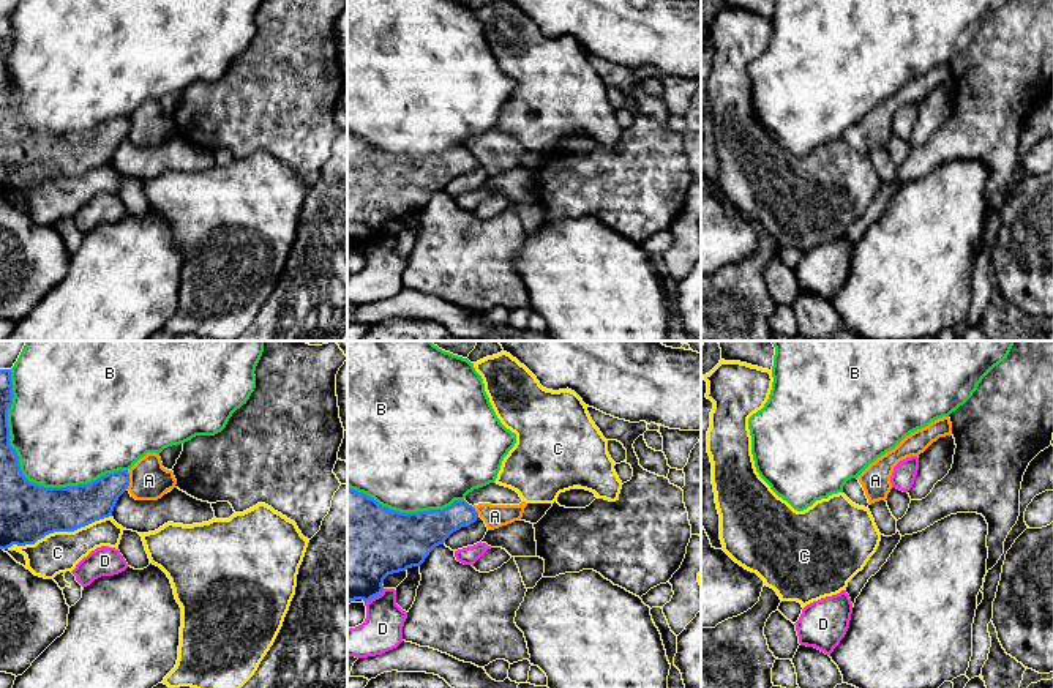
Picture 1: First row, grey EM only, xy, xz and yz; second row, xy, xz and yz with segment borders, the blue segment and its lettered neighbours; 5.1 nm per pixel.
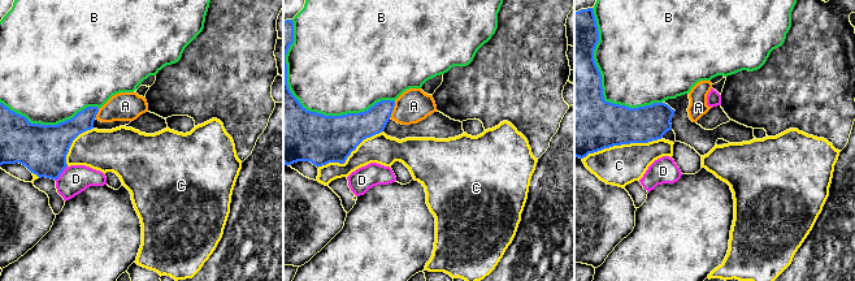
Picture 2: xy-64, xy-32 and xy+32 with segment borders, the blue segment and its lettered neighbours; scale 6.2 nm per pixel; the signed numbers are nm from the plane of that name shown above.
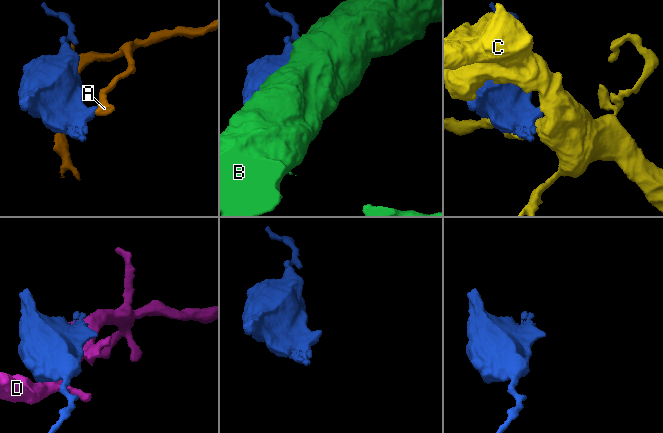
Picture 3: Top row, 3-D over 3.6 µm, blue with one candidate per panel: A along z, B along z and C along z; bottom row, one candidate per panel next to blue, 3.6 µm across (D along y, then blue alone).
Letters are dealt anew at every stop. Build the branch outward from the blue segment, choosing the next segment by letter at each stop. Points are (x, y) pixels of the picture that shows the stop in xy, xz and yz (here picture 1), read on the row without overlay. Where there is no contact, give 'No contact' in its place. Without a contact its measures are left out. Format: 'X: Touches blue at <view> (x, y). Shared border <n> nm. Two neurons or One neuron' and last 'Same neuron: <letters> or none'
A: Touches blue at xy (128, 127). Shared border 100 nm. Two neurons
B: Touches blue at xy (22, 120). Shared border 800 nm. Two neurons
C: Touches blue at xy (59, 177). Shared border 550 nm. Two neurons
D: Touches blue at xz (374, 242). Shared border 130 nm. Two neurons
Same neuron: none

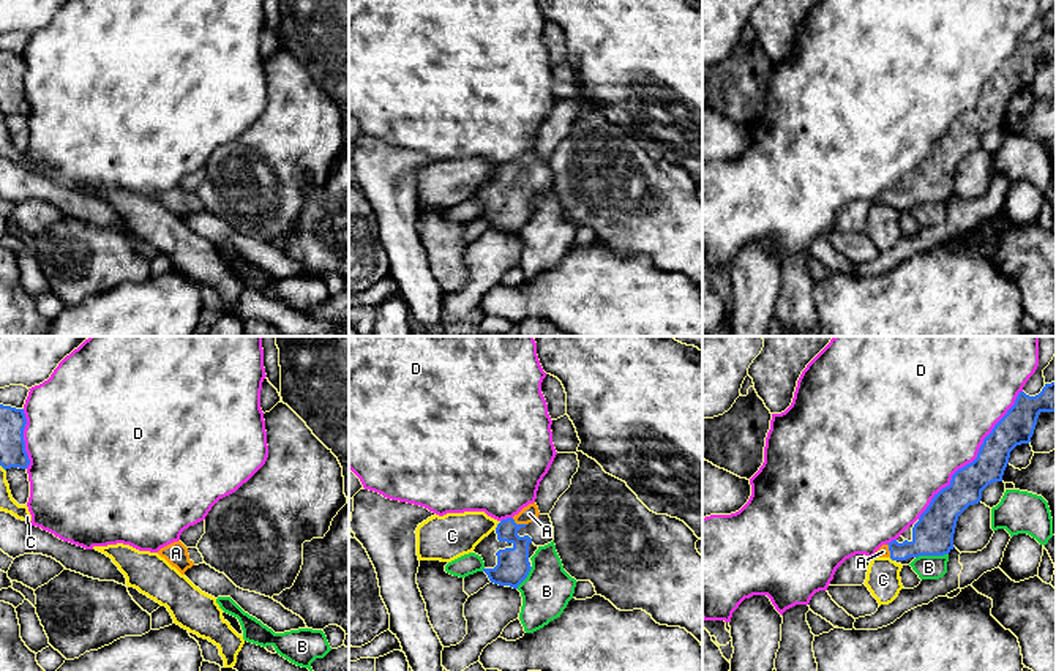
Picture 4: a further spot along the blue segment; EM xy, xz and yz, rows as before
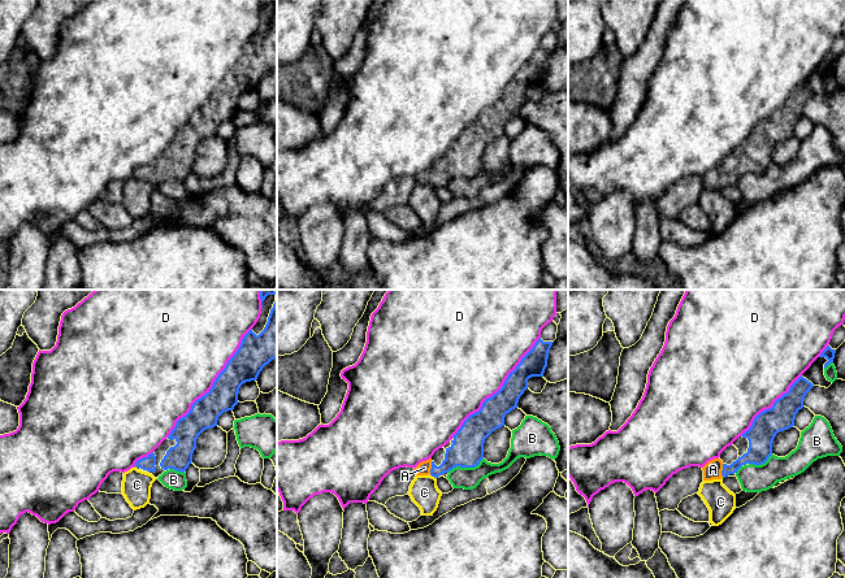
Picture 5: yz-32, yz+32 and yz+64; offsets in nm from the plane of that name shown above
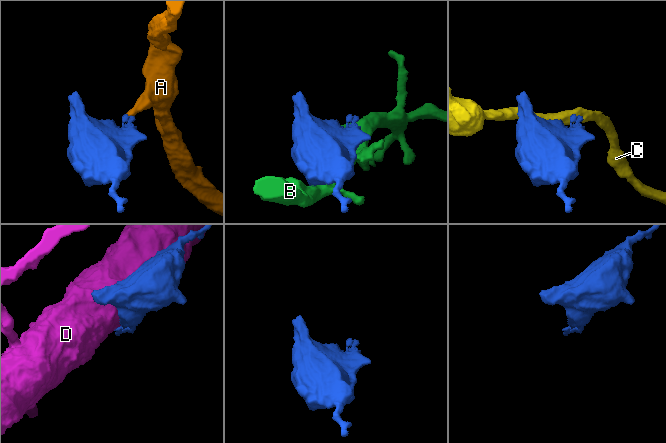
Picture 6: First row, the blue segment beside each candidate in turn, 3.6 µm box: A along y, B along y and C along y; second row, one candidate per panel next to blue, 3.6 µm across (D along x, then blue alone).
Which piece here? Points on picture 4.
A: Touches blue at xz (520, 171). Shared border 90 nm. One neuron
B: Touches blue at yz (932, 201). Shared border 170 nm. Two neurons
C: Touches blue at xz (498, 172). Shared border 60 nm. Two neurons
D: Touches blue at yz (976, 104). Shared border 850 nm. Two neurons
Same neuron: A

